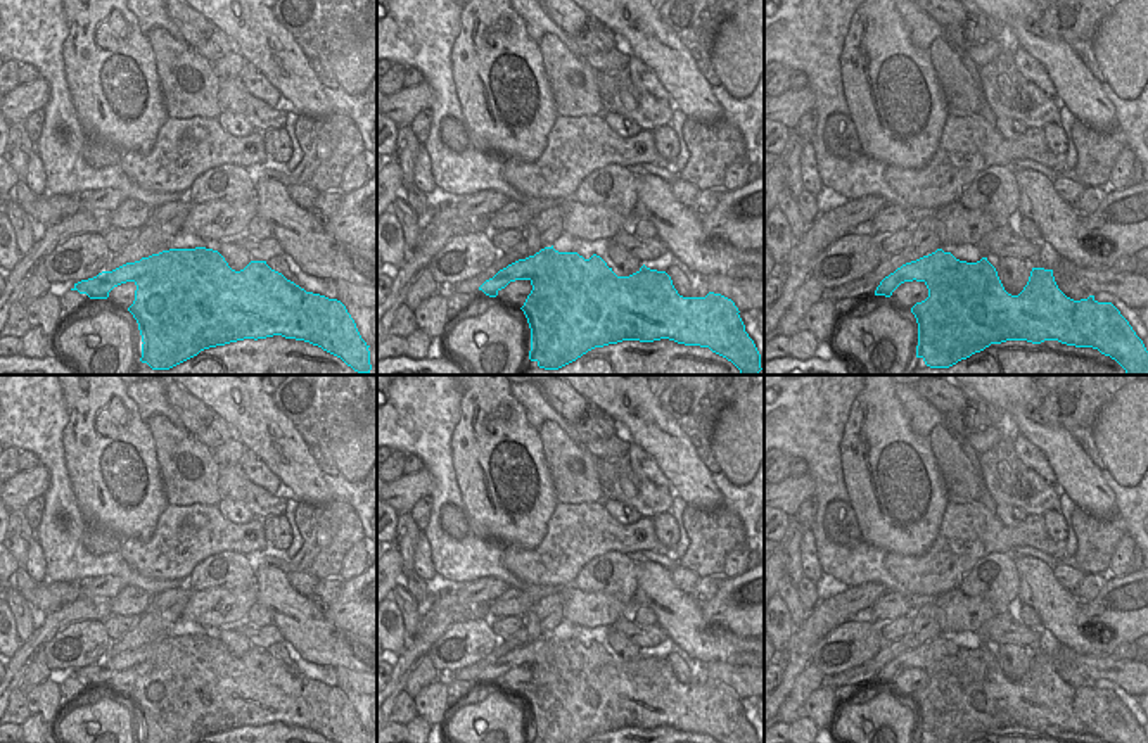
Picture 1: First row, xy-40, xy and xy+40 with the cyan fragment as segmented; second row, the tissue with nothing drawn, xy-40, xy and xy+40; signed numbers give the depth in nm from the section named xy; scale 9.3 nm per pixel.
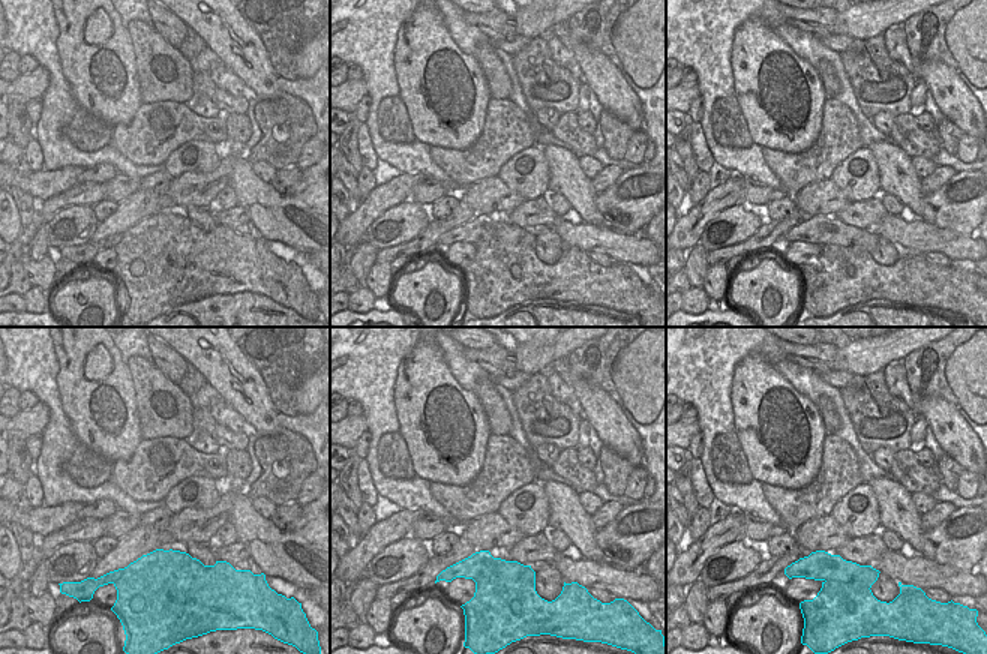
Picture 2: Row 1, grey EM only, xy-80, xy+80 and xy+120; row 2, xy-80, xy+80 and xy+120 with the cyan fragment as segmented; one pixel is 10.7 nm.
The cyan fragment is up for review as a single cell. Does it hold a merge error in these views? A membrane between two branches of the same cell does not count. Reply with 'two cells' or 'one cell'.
two cells

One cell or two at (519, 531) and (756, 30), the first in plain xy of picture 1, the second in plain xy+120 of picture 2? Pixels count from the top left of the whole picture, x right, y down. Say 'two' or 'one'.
one

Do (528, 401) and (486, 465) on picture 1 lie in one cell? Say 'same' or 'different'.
different

